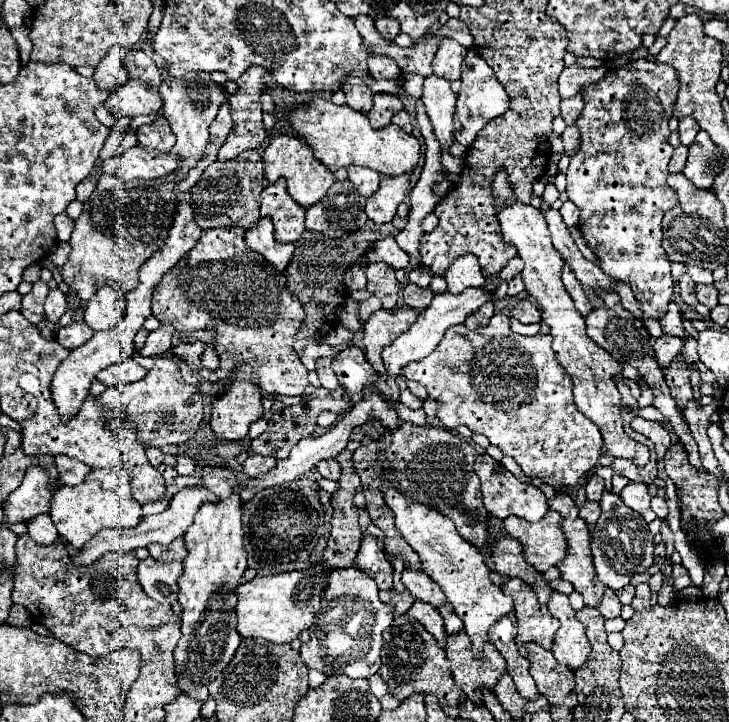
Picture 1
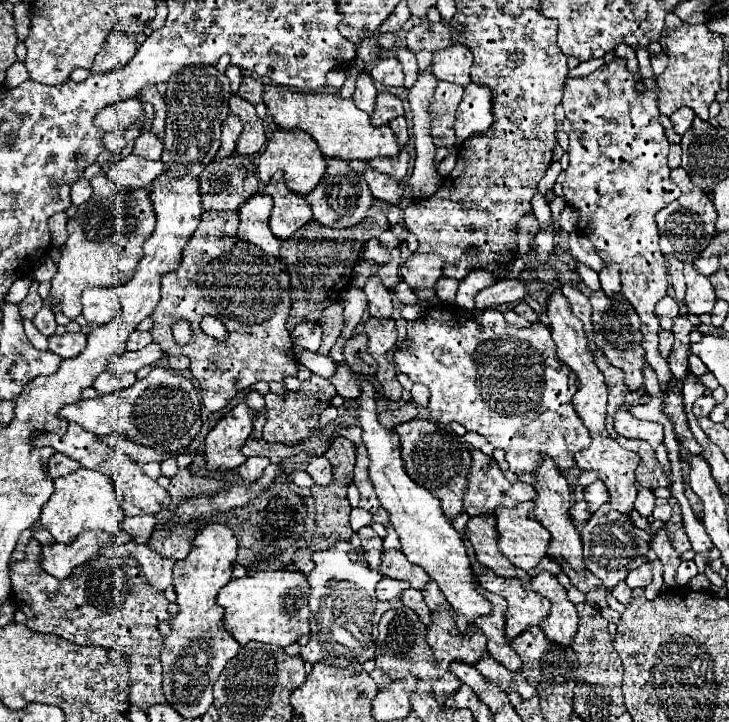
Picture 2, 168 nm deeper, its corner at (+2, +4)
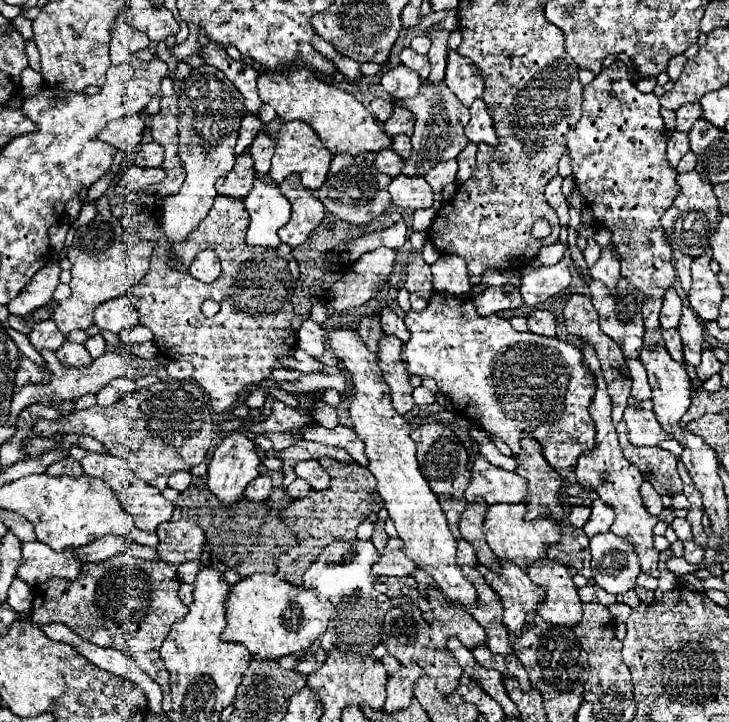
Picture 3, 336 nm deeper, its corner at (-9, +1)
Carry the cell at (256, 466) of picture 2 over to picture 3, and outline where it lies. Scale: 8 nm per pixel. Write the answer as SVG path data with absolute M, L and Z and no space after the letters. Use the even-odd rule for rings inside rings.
M258 475L258 477L246 487L244 495L246 495L246 499L260 503L260 501L266 501L266 499L268 499L270 491L272 491L272 479L266 477L266 475Z

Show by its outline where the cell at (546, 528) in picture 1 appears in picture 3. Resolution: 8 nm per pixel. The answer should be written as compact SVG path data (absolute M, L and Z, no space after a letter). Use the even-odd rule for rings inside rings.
M516 503L516 505L492 505L486 509L484 515L484 537L488 547L494 551L498 559L512 561L520 569L526 569L534 561L546 557L546 549L560 539L560 523L554 521L554 517L536 517L532 521L526 521L524 515L526 505Z

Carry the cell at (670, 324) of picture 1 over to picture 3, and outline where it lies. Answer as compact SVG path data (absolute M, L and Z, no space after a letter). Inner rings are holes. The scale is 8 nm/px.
M668 289L664 295L664 305L660 311L660 327L662 329L672 329L678 325L682 315L682 299L678 297L676 289Z

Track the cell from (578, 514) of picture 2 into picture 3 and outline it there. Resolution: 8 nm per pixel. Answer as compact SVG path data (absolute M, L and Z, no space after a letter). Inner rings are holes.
M580 505L580 507L572 507L570 509L570 515L568 515L568 523L572 527L582 527L590 517L590 507L586 505Z

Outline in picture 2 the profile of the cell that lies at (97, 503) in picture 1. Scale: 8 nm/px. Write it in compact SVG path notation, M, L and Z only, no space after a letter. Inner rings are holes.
M79 468L77 472L55 480L55 492L45 502L39 520L57 542L71 544L85 530L107 530L109 534L117 534L123 530L125 510L117 498L117 490L113 490L111 478L105 478L105 474L95 470Z

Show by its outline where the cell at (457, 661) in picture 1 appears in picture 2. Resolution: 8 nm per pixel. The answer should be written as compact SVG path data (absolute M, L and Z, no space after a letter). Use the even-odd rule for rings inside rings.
M435 610L433 612L433 622L427 628L427 644L433 648L435 658L437 658L439 666L443 670L449 670L449 664L453 660L469 664L469 666L475 666L479 662L479 658L483 658L487 654L487 638L485 638L485 634L481 634L481 630L477 626L469 626L465 634L459 632L455 628L455 622L453 622L453 610Z

